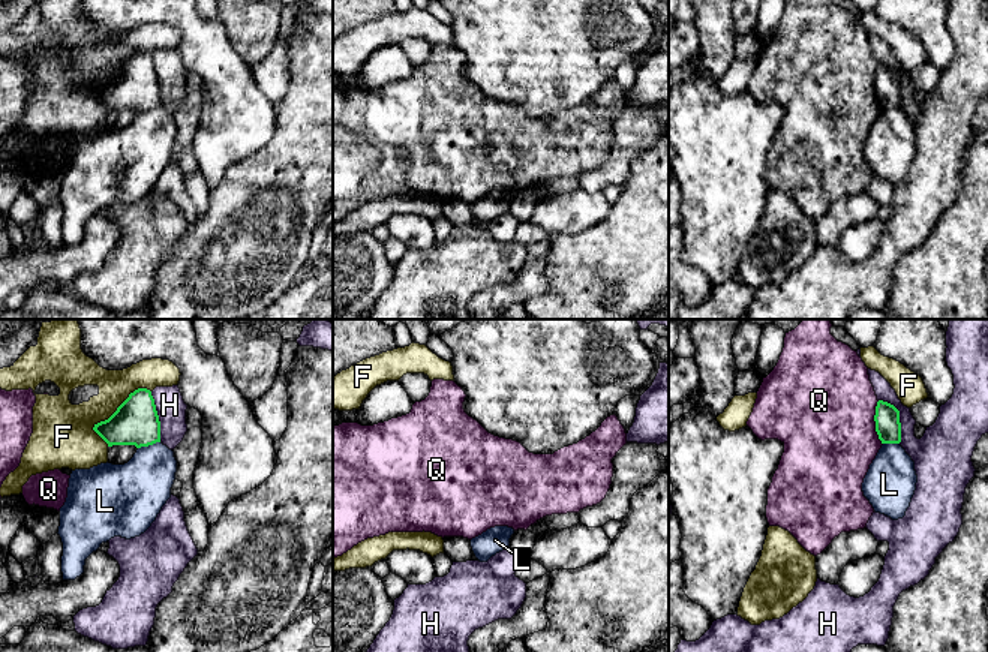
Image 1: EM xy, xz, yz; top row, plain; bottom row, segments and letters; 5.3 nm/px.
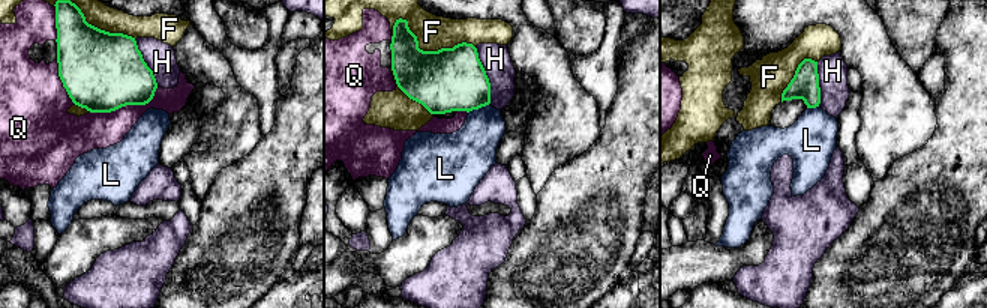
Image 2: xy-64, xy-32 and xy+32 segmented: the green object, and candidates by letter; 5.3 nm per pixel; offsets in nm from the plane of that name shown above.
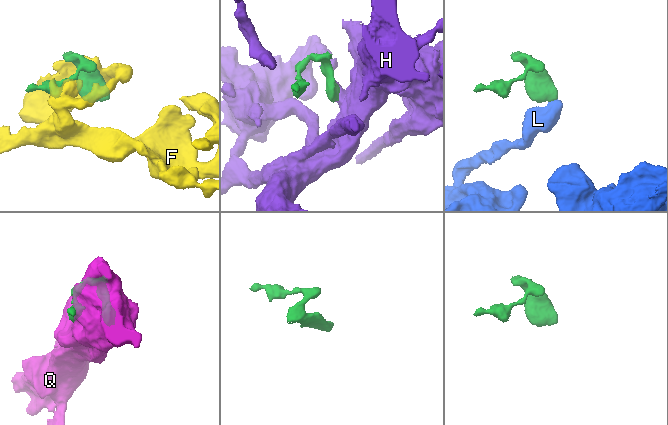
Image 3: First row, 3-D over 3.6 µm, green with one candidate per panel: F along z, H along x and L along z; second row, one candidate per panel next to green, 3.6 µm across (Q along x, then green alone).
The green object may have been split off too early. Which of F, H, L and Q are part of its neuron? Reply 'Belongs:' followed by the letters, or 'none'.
Belongs: F

